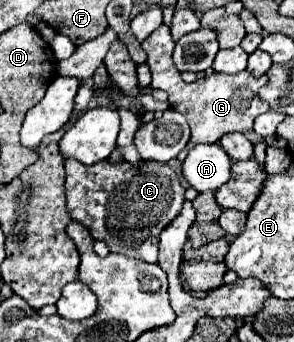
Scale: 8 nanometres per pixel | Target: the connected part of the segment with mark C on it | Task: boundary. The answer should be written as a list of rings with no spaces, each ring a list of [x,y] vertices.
[[[68,160],[66,174],[66,198],[72,220],[82,222],[96,240],[104,240],[110,252],[144,262],[158,260],[160,232],[180,214],[184,202],[184,186],[170,166],[142,162],[138,168],[132,168],[128,162],[112,166],[108,160],[82,166]]]

